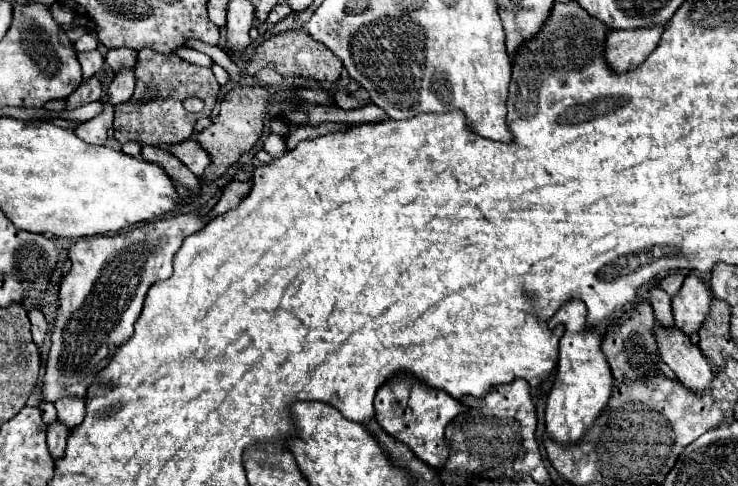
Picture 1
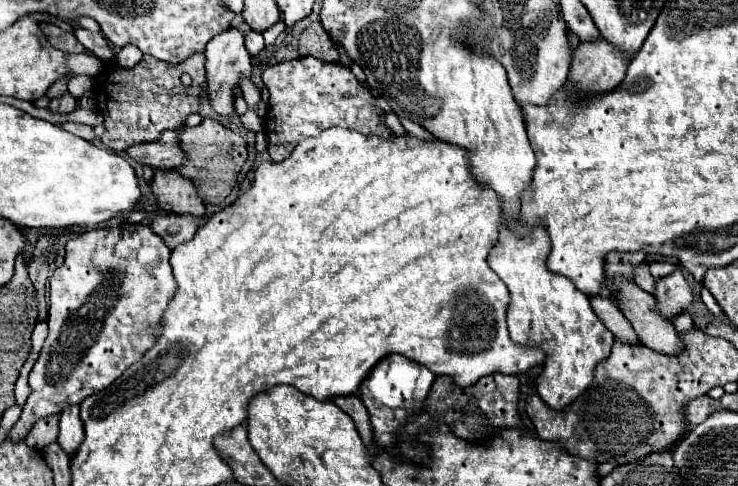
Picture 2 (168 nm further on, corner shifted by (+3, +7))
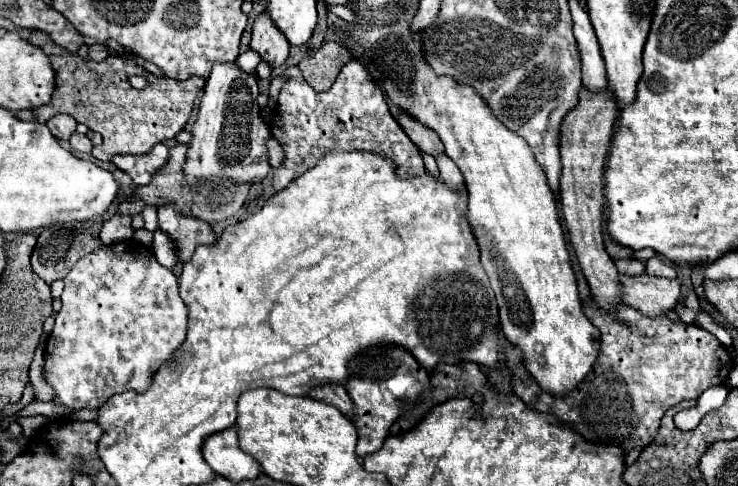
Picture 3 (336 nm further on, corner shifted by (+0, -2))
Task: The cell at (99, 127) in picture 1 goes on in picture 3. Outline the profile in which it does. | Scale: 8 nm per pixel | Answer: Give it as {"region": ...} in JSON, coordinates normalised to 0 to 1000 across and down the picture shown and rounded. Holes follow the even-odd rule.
{"region":[[[104,270],[96,278],[93,294],[96,294],[99,307],[104,307],[104,311],[110,311],[110,315],[121,315],[121,311],[126,307],[121,282],[118,282],[118,278],[110,278],[110,274],[104,274]]]}

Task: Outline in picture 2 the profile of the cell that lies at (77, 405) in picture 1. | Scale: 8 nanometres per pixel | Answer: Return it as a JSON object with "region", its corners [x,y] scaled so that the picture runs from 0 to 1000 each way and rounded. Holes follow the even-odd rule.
{"region":[[[89,835],[81,856],[79,914],[98,942],[98,934],[103,934],[111,905],[114,905],[114,877],[108,864],[108,844],[106,835]]]}

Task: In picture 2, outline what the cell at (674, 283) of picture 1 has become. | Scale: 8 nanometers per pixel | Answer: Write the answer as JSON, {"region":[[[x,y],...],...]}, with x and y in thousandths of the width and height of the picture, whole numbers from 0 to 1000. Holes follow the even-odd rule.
{"region":[[[883,535],[883,539],[881,539],[881,560],[883,560],[886,572],[905,568],[905,564],[911,564],[916,551],[919,551],[916,543],[908,543],[908,539],[902,539],[902,535]]]}

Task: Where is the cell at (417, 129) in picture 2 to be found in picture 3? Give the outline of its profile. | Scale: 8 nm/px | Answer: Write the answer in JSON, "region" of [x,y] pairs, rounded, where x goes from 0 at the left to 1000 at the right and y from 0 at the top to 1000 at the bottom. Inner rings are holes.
{"region":[[[598,315],[598,319],[589,323],[589,331],[595,340],[595,360],[598,360],[600,372],[606,372],[606,381],[617,385],[617,381],[625,381],[627,377],[627,360],[625,360],[622,344],[606,319]]]}

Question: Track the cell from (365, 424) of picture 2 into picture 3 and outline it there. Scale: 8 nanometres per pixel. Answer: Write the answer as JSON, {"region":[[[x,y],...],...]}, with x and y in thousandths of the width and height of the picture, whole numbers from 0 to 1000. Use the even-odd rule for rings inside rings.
{"region":[[[432,796],[432,800],[421,805],[421,817],[457,837],[465,854],[470,854],[476,862],[481,858],[481,833],[478,833],[473,809],[467,805],[467,796]]]}

